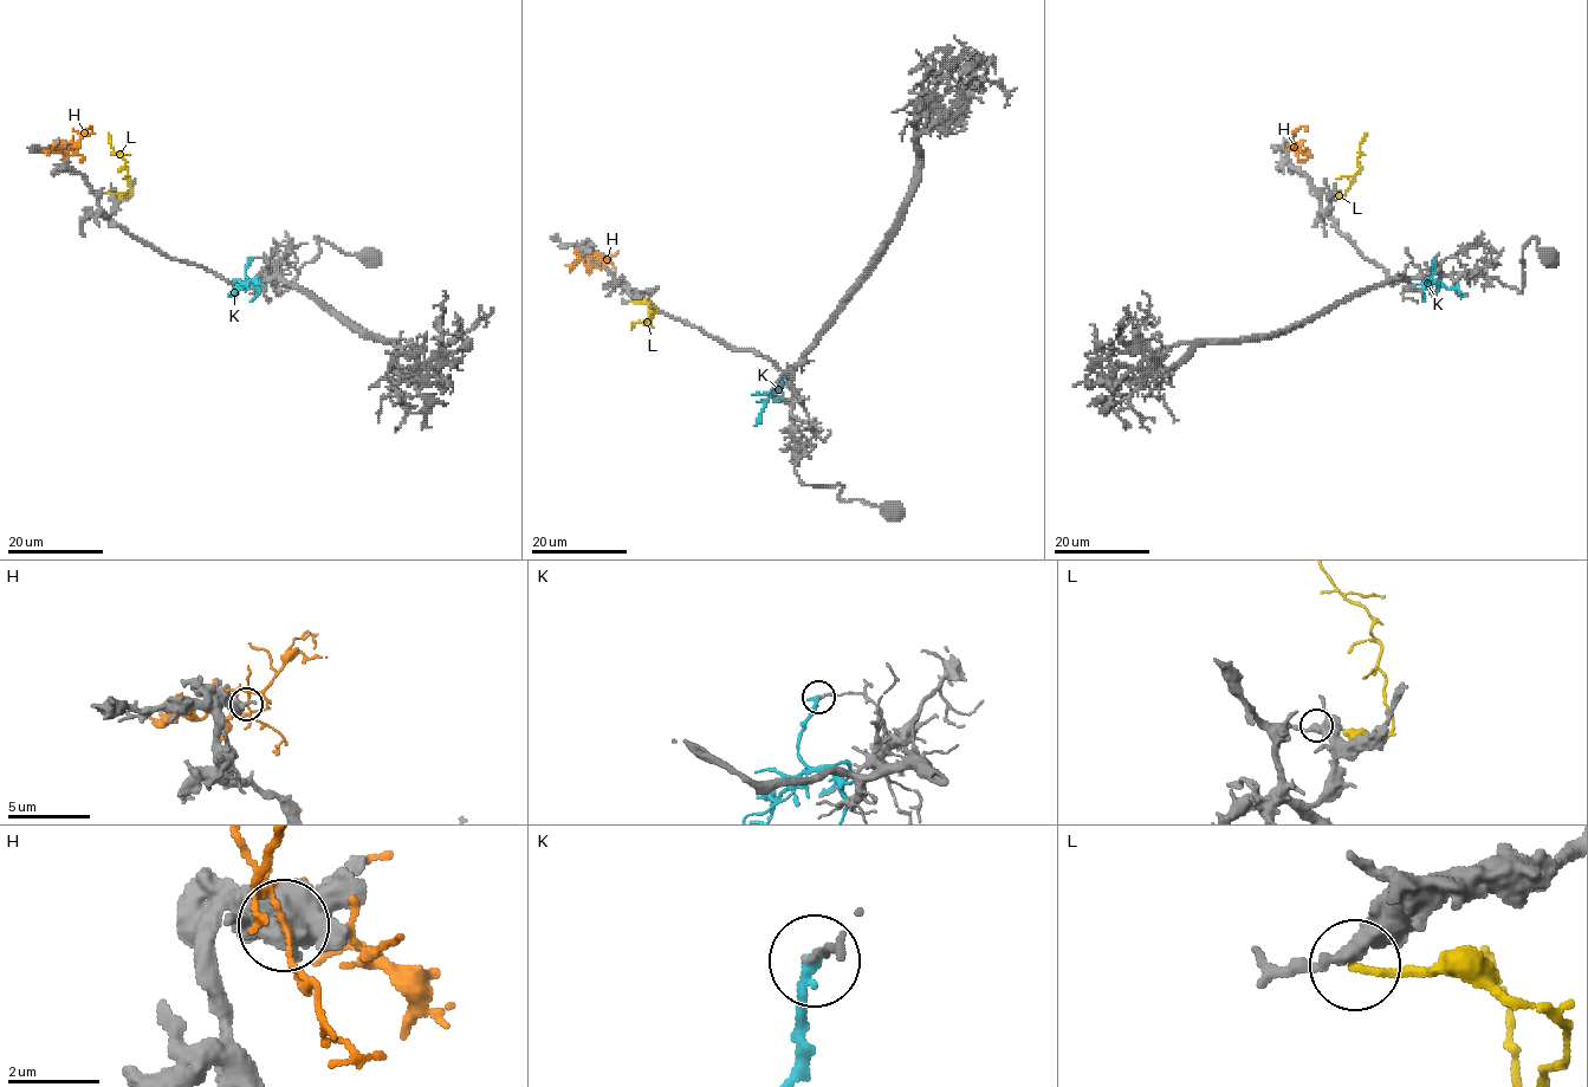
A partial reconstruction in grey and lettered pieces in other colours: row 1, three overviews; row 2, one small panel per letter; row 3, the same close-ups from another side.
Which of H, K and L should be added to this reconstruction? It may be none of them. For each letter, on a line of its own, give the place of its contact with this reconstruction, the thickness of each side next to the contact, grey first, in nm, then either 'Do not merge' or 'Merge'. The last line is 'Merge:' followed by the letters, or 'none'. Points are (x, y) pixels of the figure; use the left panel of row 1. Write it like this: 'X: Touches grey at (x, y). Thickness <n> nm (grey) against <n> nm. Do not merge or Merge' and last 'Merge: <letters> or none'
H: Touches grey at (72, 147). Thickness 500 nm (grey) against 90 nm. Do not merge
K: Touches grey at (251, 258). Thickness 110 nm (grey) against 280 nm. Do not merge
L: Touches grey at (109, 192). Thickness 400 nm (grey) against 150 nm. Do not merge
Merge: none

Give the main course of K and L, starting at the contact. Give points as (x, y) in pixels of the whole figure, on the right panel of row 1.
K: (1434, 258), (1431, 277), (1463, 295)
L: (1339, 192), (1342, 196), (1360, 168), (1356, 161), (1359, 147), (1366, 134)

